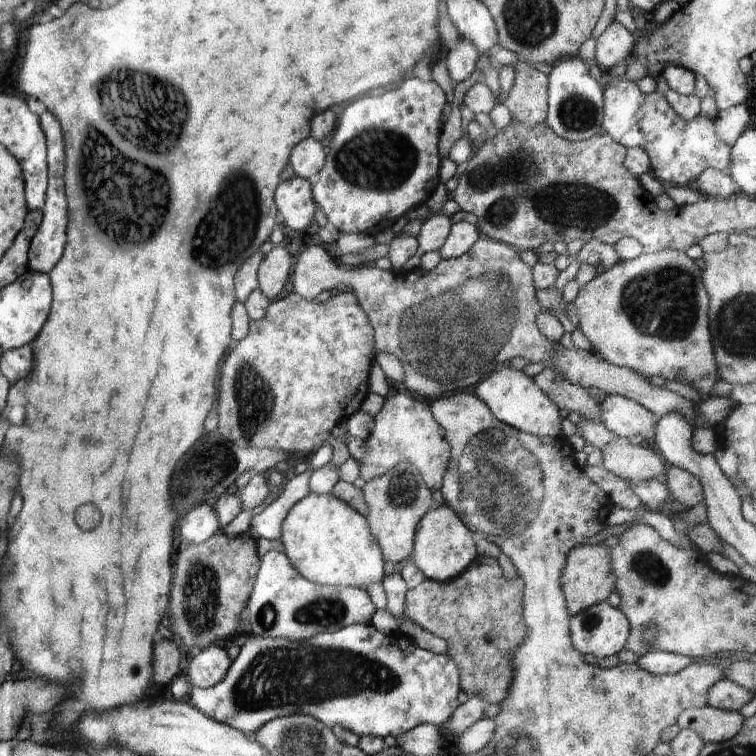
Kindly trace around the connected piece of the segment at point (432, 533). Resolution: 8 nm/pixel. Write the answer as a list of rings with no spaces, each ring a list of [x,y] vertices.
[[[446,504],[430,508],[417,527],[413,540],[413,561],[426,579],[446,583],[462,574],[478,556],[476,538],[474,532]]]

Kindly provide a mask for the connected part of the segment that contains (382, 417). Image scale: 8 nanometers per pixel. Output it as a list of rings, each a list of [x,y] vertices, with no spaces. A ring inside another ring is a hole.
[[[392,394],[374,418],[374,430],[364,441],[367,449],[363,463],[359,465],[359,476],[369,481],[401,462],[412,463],[431,492],[439,491],[449,465],[451,446],[445,438],[444,429],[431,413],[431,401],[416,400],[414,394]]]

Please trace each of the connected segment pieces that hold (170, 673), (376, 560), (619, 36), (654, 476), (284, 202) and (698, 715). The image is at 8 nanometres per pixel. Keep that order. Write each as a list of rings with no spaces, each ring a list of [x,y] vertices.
[[[162,639],[154,646],[154,684],[170,684],[174,676],[180,675],[180,653],[174,641]]]
[[[308,493],[291,506],[282,523],[282,544],[292,566],[310,582],[326,586],[351,586],[368,590],[370,585],[381,584],[385,558],[380,545],[371,533],[368,521],[363,514],[347,505],[341,498],[330,493],[319,495]]]
[[[614,20],[596,41],[595,58],[592,63],[596,63],[604,72],[609,72],[614,64],[629,62],[636,37],[637,33],[631,33]]]
[[[628,440],[622,444],[612,444],[602,450],[604,468],[627,481],[665,482],[666,461],[646,443],[633,446]]]
[[[296,176],[276,188],[274,200],[279,220],[292,230],[306,230],[316,214],[311,185],[311,182]]]
[[[704,705],[681,712],[676,724],[681,729],[692,729],[705,743],[721,743],[739,733],[744,719],[740,711],[723,711]]]

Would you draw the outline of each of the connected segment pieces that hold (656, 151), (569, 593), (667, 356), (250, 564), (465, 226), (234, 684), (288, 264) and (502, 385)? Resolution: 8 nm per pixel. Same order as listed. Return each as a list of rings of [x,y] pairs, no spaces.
[[[615,77],[603,90],[603,132],[628,149],[633,147],[644,149],[651,162],[652,174],[666,185],[693,186],[698,175],[707,168],[724,171],[730,166],[731,146],[718,138],[714,119],[708,119],[700,114],[693,121],[687,121],[676,114],[665,99],[663,91],[644,94],[637,82],[626,78],[620,80],[620,77]]]
[[[578,545],[569,550],[562,576],[562,590],[570,616],[586,610],[589,606],[604,602],[615,591],[615,576],[611,563],[611,548],[604,545]]]
[[[664,249],[657,253],[643,252],[635,259],[618,260],[614,266],[605,270],[603,274],[597,274],[592,280],[589,280],[585,285],[579,286],[578,297],[573,301],[576,306],[576,314],[578,316],[579,330],[588,338],[593,350],[606,362],[614,366],[626,367],[634,372],[645,376],[647,379],[650,376],[662,376],[666,381],[678,381],[681,383],[689,383],[701,396],[702,400],[708,400],[713,397],[714,385],[720,381],[717,362],[713,351],[710,333],[708,332],[708,293],[704,290],[702,278],[700,278],[701,268],[686,255],[685,251],[674,249]]]
[[[218,531],[206,542],[190,545],[180,552],[170,594],[170,616],[174,620],[170,628],[180,636],[186,648],[200,651],[236,636],[239,614],[254,588],[260,561],[257,540],[250,537],[248,532],[241,537],[229,538]]]
[[[457,221],[451,226],[450,234],[444,241],[439,253],[444,259],[455,259],[466,254],[472,245],[482,236],[476,225],[466,221]]]
[[[356,623],[345,626],[335,633],[318,634],[318,636],[314,636],[314,638],[302,640],[302,642],[290,642],[290,640],[280,640],[280,638],[272,637],[248,637],[244,640],[236,659],[231,662],[226,676],[224,676],[216,686],[209,689],[190,685],[188,690],[189,697],[187,698],[189,698],[189,702],[194,708],[200,710],[200,712],[208,716],[208,718],[234,727],[236,730],[242,731],[245,735],[250,737],[254,737],[255,732],[269,720],[291,714],[307,714],[323,722],[328,728],[338,725],[343,729],[352,731],[359,737],[371,736],[382,737],[384,739],[385,736],[390,735],[399,740],[409,730],[421,724],[442,726],[458,708],[458,694],[460,694],[461,689],[459,666],[450,655],[437,655],[416,646],[412,636],[409,636],[409,634],[404,631],[397,630],[388,635],[384,635],[371,624],[363,625]]]
[[[285,244],[276,245],[264,255],[257,270],[259,289],[269,301],[278,299],[285,289],[293,271],[294,258],[286,250]]]
[[[509,364],[502,365],[500,370],[496,370],[475,386],[474,394],[488,406],[499,421],[508,426],[541,437],[563,436],[558,406],[523,370],[513,369]]]

